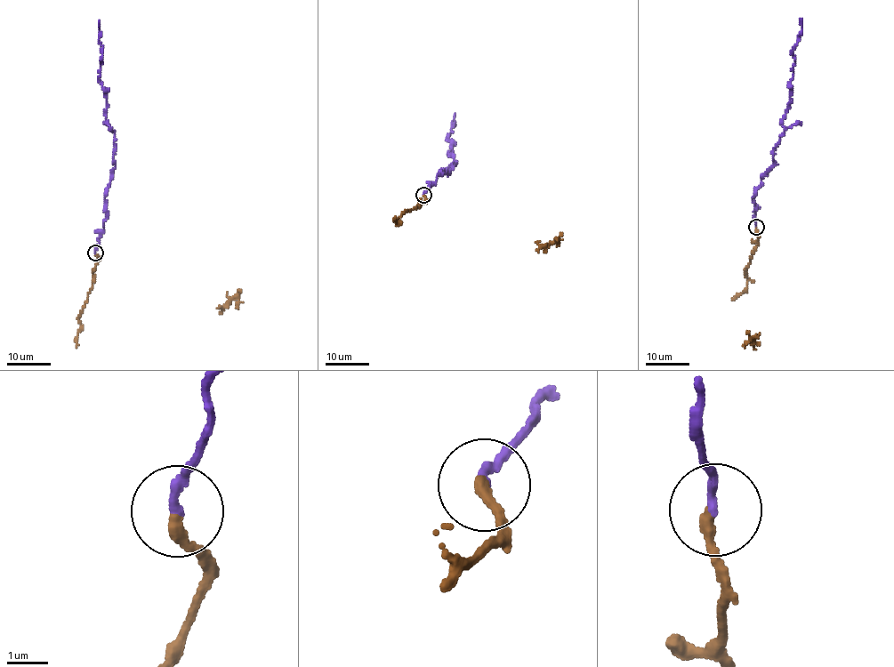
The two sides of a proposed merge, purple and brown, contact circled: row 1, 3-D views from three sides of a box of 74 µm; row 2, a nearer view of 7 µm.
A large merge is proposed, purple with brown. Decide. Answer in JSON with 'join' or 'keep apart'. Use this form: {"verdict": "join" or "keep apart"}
{"verdict": "join"}

